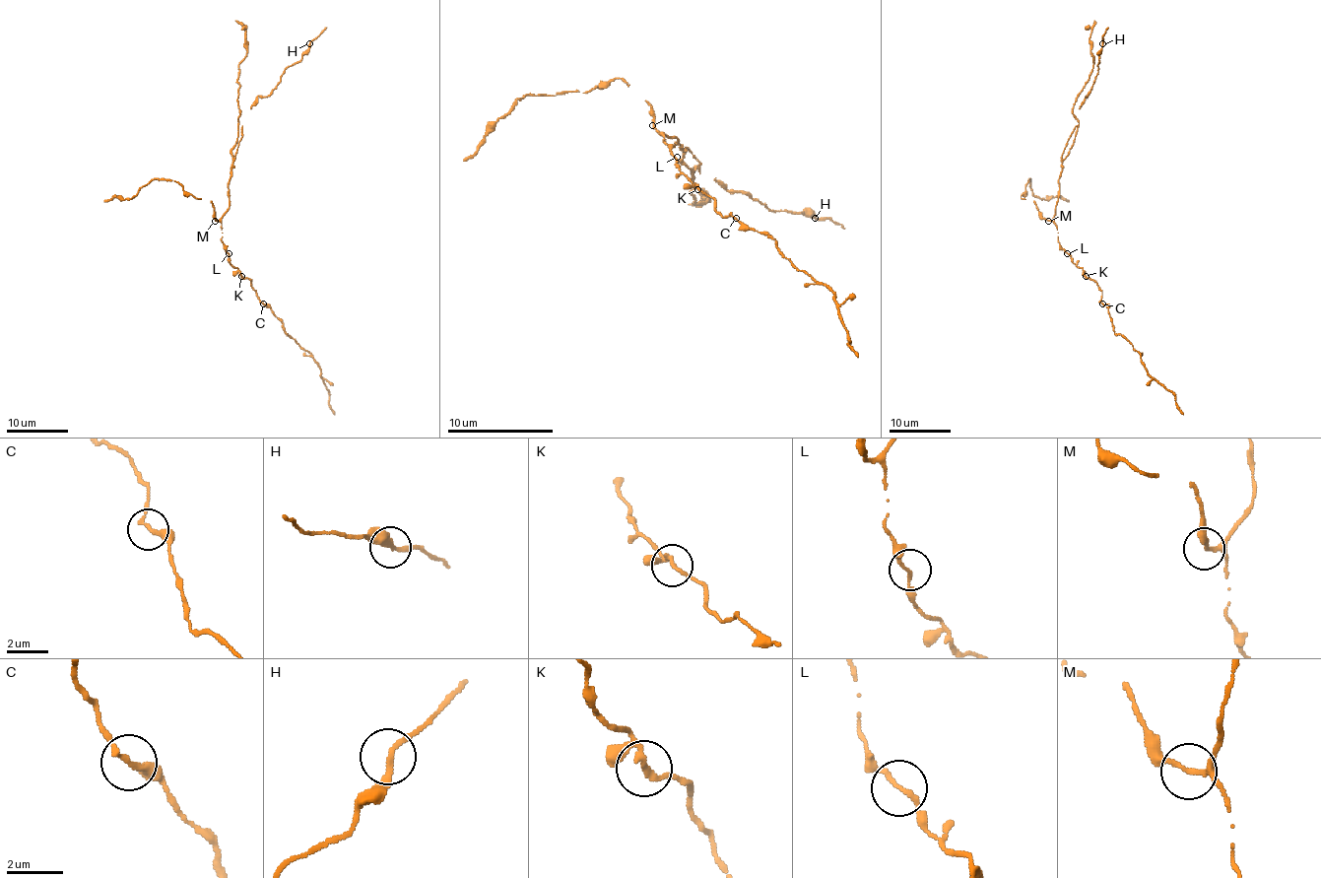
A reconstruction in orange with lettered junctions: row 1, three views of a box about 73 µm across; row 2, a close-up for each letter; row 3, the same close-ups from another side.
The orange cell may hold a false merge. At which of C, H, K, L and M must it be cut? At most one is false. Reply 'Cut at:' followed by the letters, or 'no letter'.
Cut at: no letter

